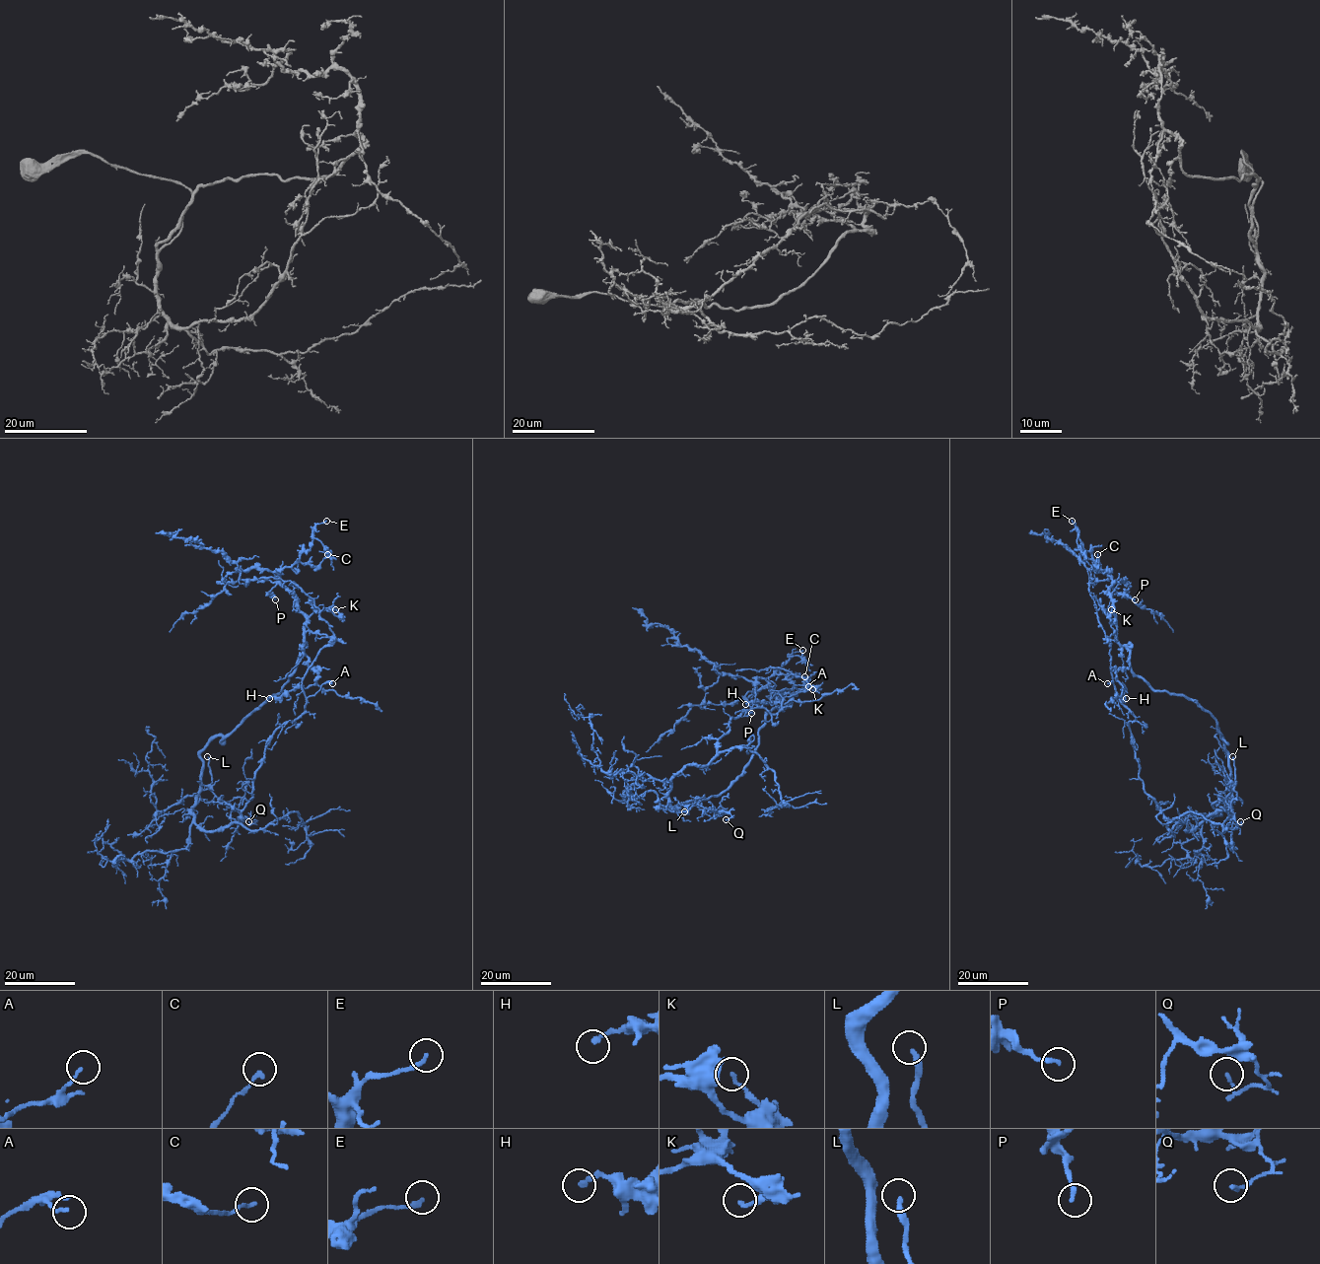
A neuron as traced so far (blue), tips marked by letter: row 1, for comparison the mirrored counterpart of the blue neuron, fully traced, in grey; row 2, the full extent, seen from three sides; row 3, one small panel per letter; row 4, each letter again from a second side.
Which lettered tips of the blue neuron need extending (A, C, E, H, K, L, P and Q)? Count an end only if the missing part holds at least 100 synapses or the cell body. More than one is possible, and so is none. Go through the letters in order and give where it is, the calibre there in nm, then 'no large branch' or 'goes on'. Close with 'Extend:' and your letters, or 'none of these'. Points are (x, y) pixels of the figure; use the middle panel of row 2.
A: at (808, 686); 130 nm thick; no large branch
C: at (804, 676); 170 nm thick; no large branch
E: at (802, 650); 200 nm thick; no large branch
H: at (745, 704); 200 nm thick; no large branch
K: at (812, 689); 160 nm thick; no large branch
L: at (684, 811); 240 nm thick; goes on
P: at (751, 713); 190 nm thick; no large branch
Q: at (726, 819); 90 nm thick; no large branch
Extend: L

